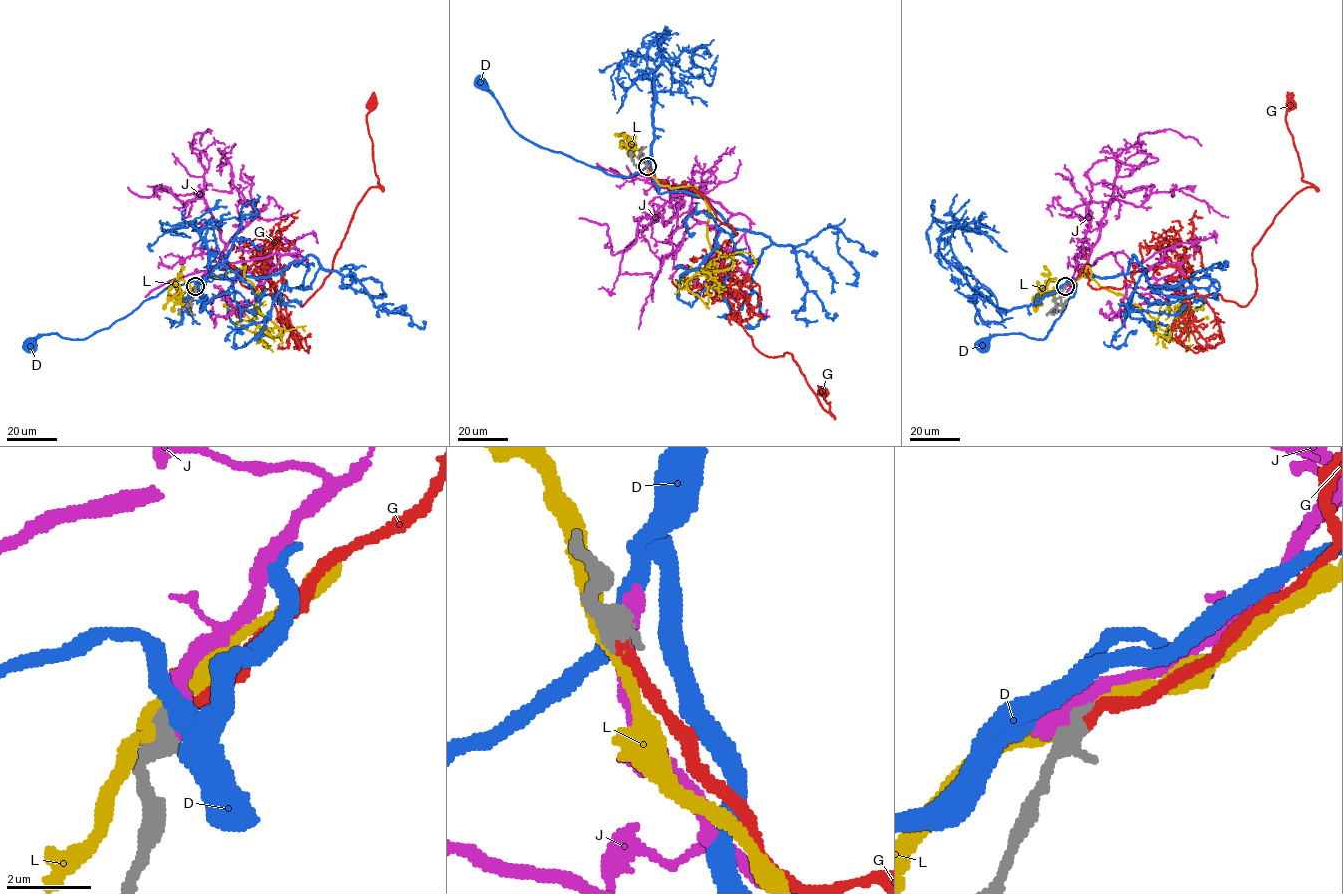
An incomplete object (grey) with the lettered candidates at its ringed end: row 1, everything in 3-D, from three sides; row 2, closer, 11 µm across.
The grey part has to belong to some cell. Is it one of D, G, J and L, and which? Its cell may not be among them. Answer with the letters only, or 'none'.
G

